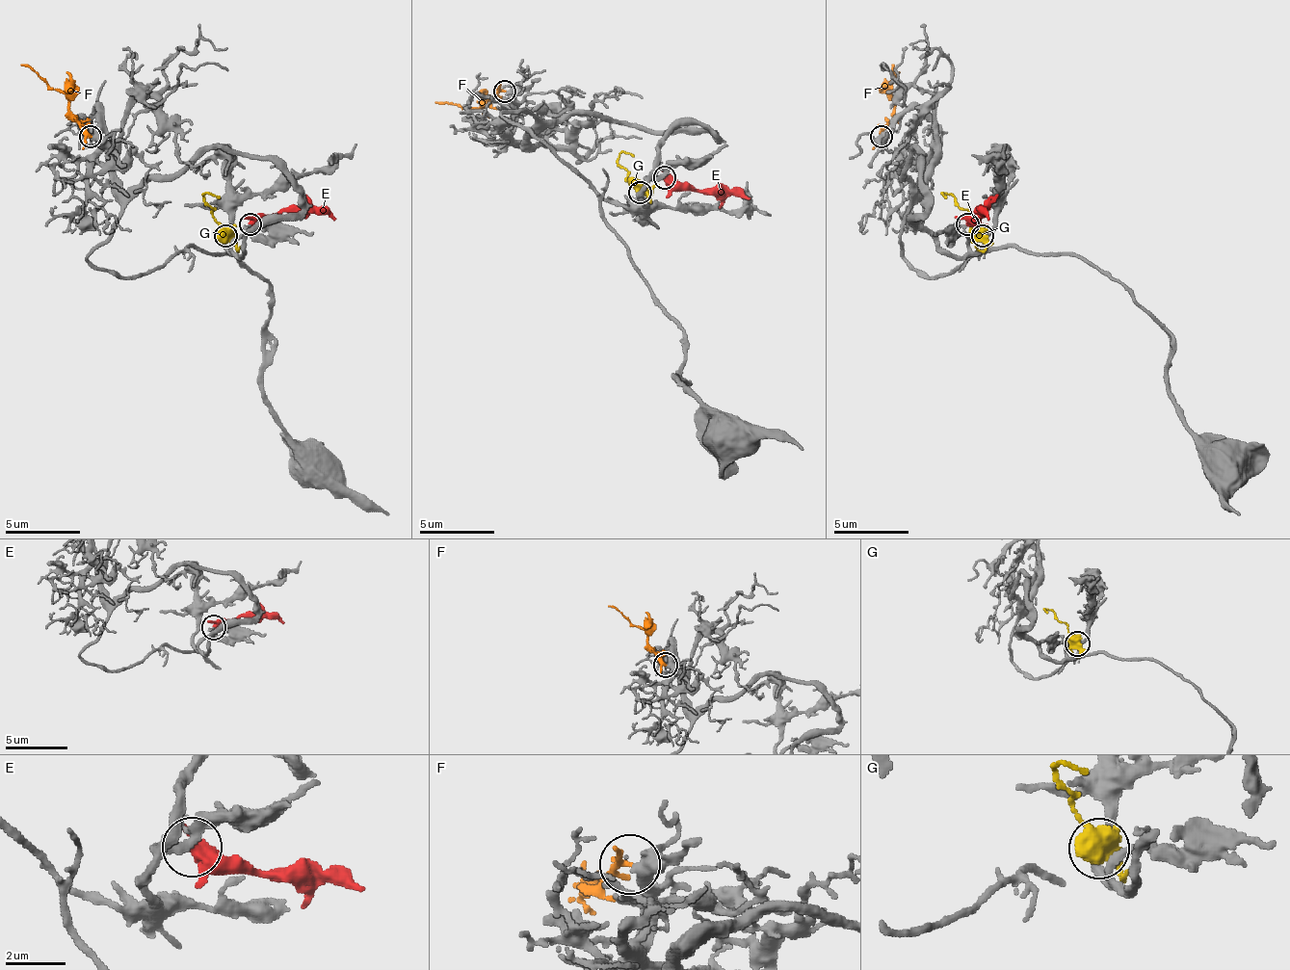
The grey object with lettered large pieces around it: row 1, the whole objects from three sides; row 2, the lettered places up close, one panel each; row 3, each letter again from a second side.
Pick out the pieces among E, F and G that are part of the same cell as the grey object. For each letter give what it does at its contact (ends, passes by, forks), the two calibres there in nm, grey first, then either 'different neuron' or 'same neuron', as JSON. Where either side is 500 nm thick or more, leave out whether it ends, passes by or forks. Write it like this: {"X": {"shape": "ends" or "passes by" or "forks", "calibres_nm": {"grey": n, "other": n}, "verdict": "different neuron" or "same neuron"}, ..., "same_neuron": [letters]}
{"E": {"shape": "forks", "calibres_nm": {"grey": 220, "other": 360}, "verdict": "same neuron"}, "F": {"shape": "passes by", "calibres_nm": {"grey": 360, "other": 180}, "verdict": "different neuron"}, "G": {"calibres_nm": {"grey": 280, "other": 500}, "verdict": "different neuron"}, "same_neuron": ["E"]}

